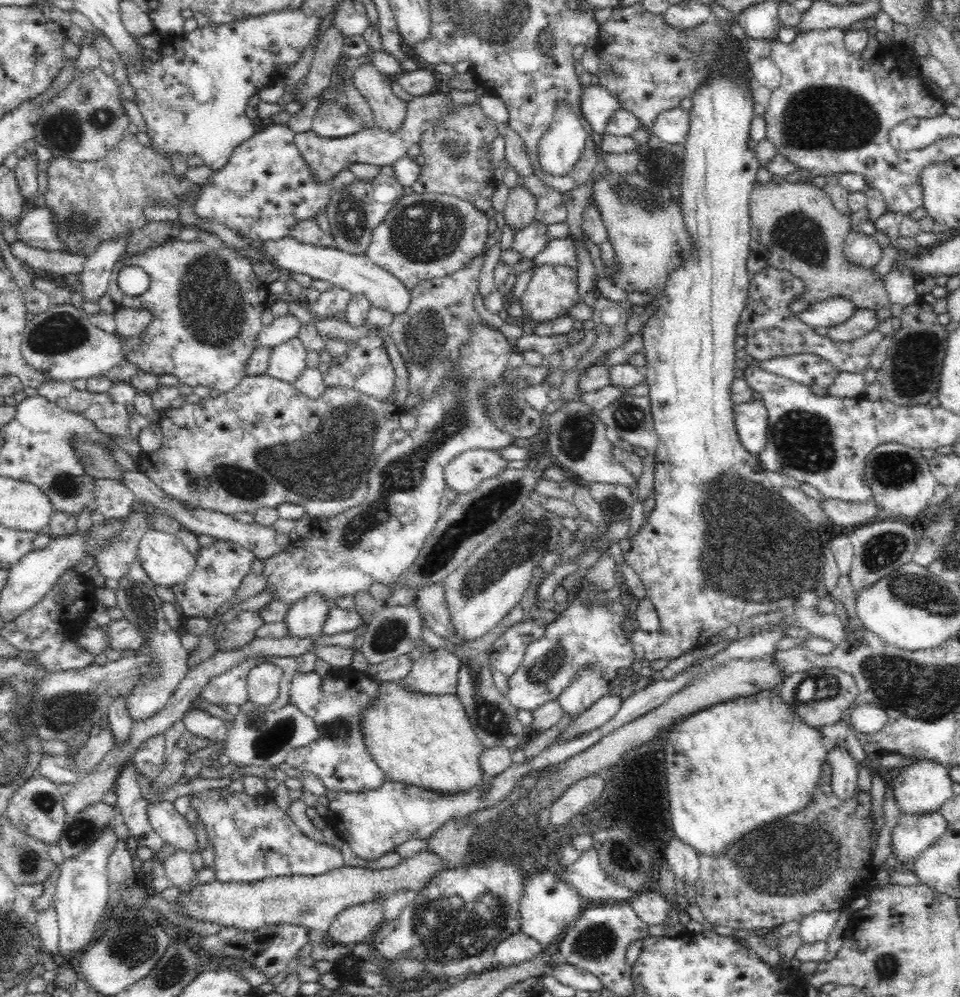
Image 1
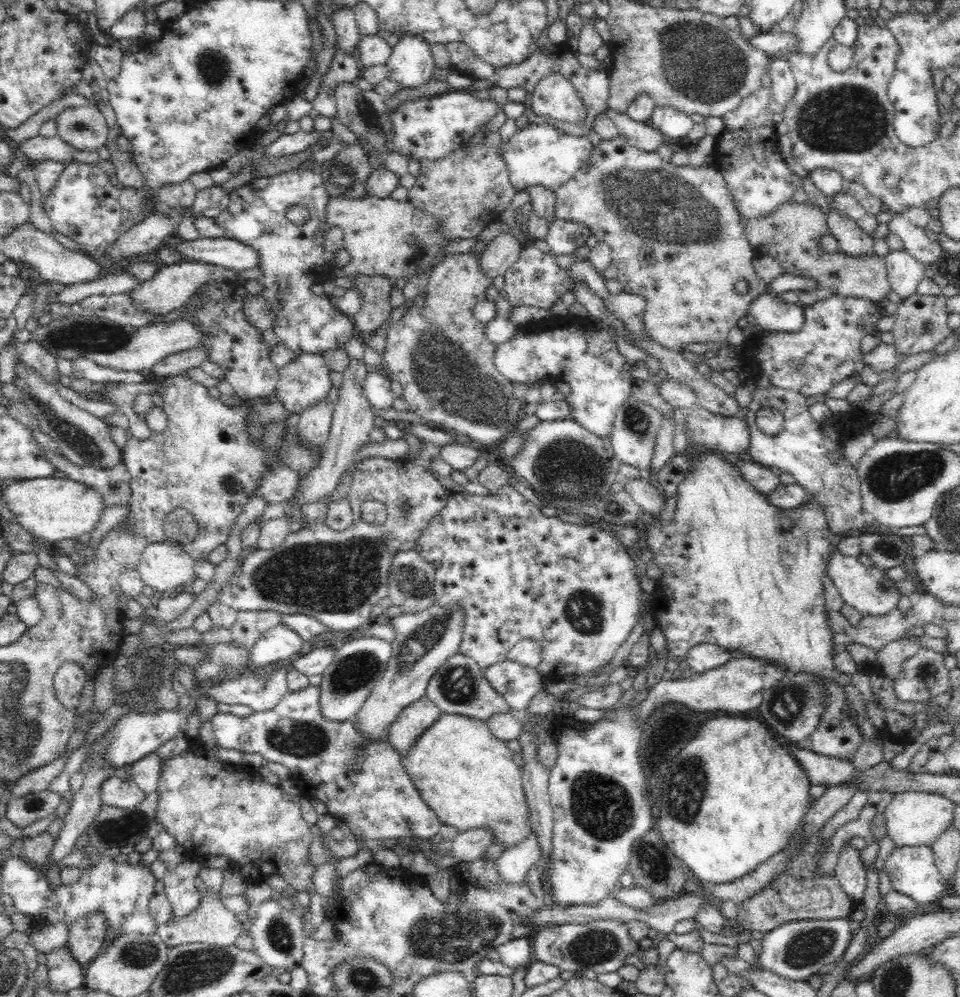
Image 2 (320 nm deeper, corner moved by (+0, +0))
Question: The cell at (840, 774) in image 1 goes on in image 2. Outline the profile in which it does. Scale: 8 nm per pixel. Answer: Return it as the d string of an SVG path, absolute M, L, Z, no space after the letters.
M849 843L839 854L835 872L842 891L854 900L856 906L861 905L866 890L866 872L860 865L860 853Z

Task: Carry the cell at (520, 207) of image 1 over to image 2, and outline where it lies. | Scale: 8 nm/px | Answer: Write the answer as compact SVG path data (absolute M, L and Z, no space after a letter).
M504 234L484 245L478 258L480 271L494 280L497 276L505 276L505 272L518 260L522 245L512 234Z

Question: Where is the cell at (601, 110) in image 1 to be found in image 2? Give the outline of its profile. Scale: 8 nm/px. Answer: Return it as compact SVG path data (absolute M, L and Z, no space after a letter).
M607 108L605 113L616 124L619 135L632 146L644 152L654 152L664 144L664 135L647 122L632 120L627 113L618 113L610 108Z

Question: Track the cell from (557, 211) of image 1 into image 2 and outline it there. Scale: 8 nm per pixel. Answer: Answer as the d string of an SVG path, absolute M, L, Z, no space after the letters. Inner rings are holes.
M619 134L614 138L608 138L600 140L599 144L594 146L592 154L588 157L588 160L582 164L580 170L576 171L570 177L570 180L566 184L560 186L555 190L556 193L556 216L558 219L573 220L574 222L580 222L585 224L586 227L592 231L592 235L600 239L600 241L608 244L611 248L611 264L618 268L617 280L622 284L622 290L624 292L640 294L646 299L645 311L643 314L643 323L648 334L652 340L658 342L662 346L672 349L676 352L684 352L686 346L692 343L727 343L728 332L731 328L737 326L738 320L743 316L748 316L752 300L759 294L762 294L768 290L768 283L762 281L756 271L754 271L754 265L752 260L756 256L756 252L751 247L751 244L746 237L744 231L744 219L741 214L736 210L734 202L730 199L726 183L724 183L724 177L720 174L718 169L708 164L701 166L677 166L671 161L662 160L656 151L644 152L634 146L632 146L624 137ZM738 280L745 280L748 283L748 290L746 293L739 294L734 288Z

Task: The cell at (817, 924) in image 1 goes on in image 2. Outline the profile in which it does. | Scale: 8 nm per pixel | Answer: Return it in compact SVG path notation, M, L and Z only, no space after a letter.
M847 919L794 920L764 933L760 940L761 952L755 957L756 964L777 976L806 981L811 975L818 974L827 964L842 961L851 938Z

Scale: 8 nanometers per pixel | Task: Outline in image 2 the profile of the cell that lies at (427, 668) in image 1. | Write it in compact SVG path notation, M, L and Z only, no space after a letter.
M426 695L404 708L404 712L391 724L388 739L402 758L415 745L419 736L440 718L442 712Z

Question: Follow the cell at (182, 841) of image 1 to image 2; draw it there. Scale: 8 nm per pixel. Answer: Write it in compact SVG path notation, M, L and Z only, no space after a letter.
M112 775L110 778L106 778L100 786L101 802L108 806L137 808L146 797L132 778L122 779Z

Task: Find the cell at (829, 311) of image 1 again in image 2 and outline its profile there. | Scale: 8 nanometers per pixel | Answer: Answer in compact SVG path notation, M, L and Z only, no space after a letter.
M772 292L759 294L752 300L747 312L751 321L759 324L762 330L792 333L804 324L804 311L796 303L786 303Z

